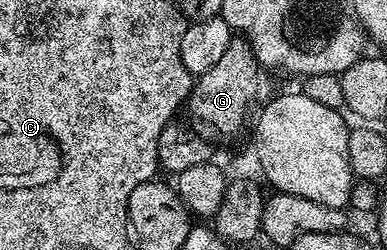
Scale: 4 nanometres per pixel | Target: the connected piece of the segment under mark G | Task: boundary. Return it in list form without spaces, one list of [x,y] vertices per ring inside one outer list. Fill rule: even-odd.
[[[234,38],[223,53],[223,58],[219,58],[211,70],[196,77],[187,99],[190,114],[221,136],[235,135],[244,126],[245,119],[249,116],[249,107],[257,96],[257,72],[259,73],[259,65],[249,45],[244,39]]]

